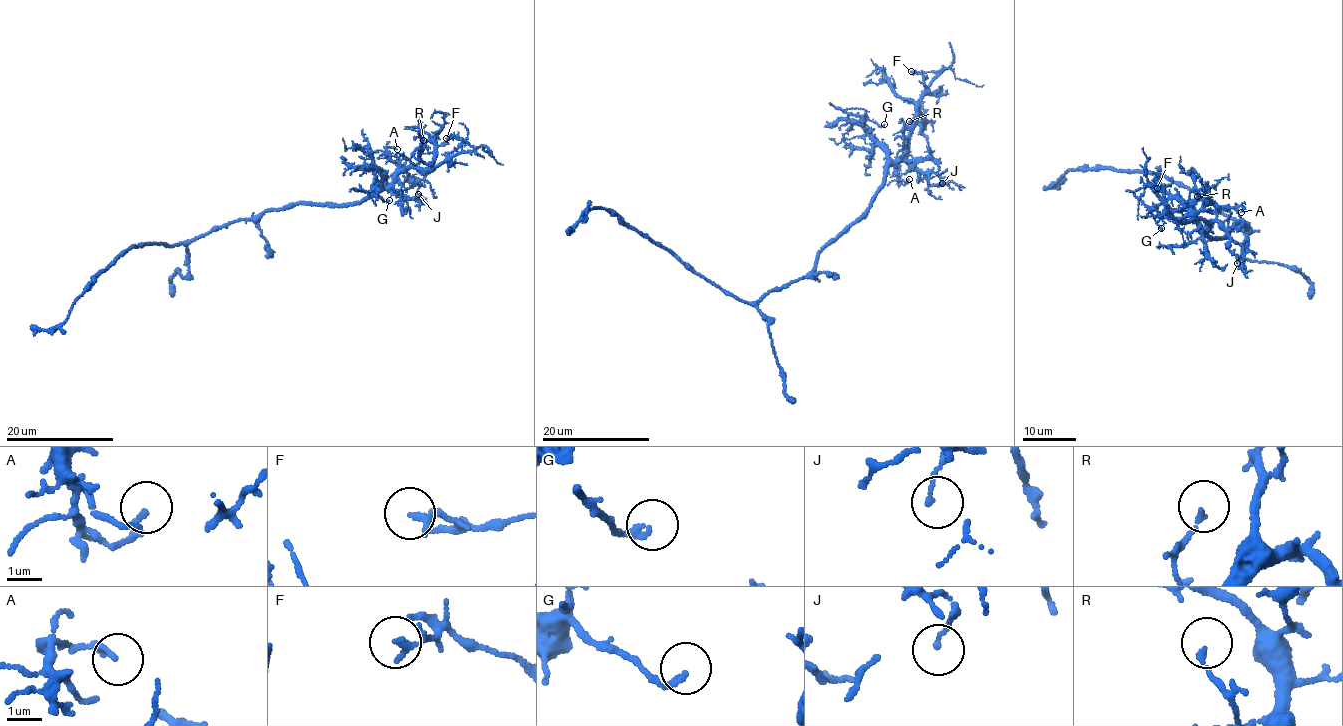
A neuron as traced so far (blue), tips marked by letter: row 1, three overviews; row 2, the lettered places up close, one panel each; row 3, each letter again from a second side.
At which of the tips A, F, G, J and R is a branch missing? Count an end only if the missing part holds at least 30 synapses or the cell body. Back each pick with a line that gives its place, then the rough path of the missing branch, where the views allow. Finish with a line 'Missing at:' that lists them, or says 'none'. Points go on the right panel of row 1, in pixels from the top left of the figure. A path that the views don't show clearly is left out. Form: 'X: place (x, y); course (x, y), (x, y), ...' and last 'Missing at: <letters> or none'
Missing at: none

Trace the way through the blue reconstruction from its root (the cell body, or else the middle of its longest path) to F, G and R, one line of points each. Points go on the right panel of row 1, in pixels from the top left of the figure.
F: (1246, 225), (1235, 222), (1213, 240), (1202, 232), (1208, 225), (1202, 220), (1163, 211), (1157, 188)
G: (1246, 225), (1249, 228), (1235, 222), (1229, 234), (1215, 240), (1176, 198), (1160, 203), (1151, 213), (1161, 228)
R: (1246, 225), (1235, 222), (1216, 240), (1202, 232), (1208, 225), (1202, 220), (1184, 223), (1197, 196)

